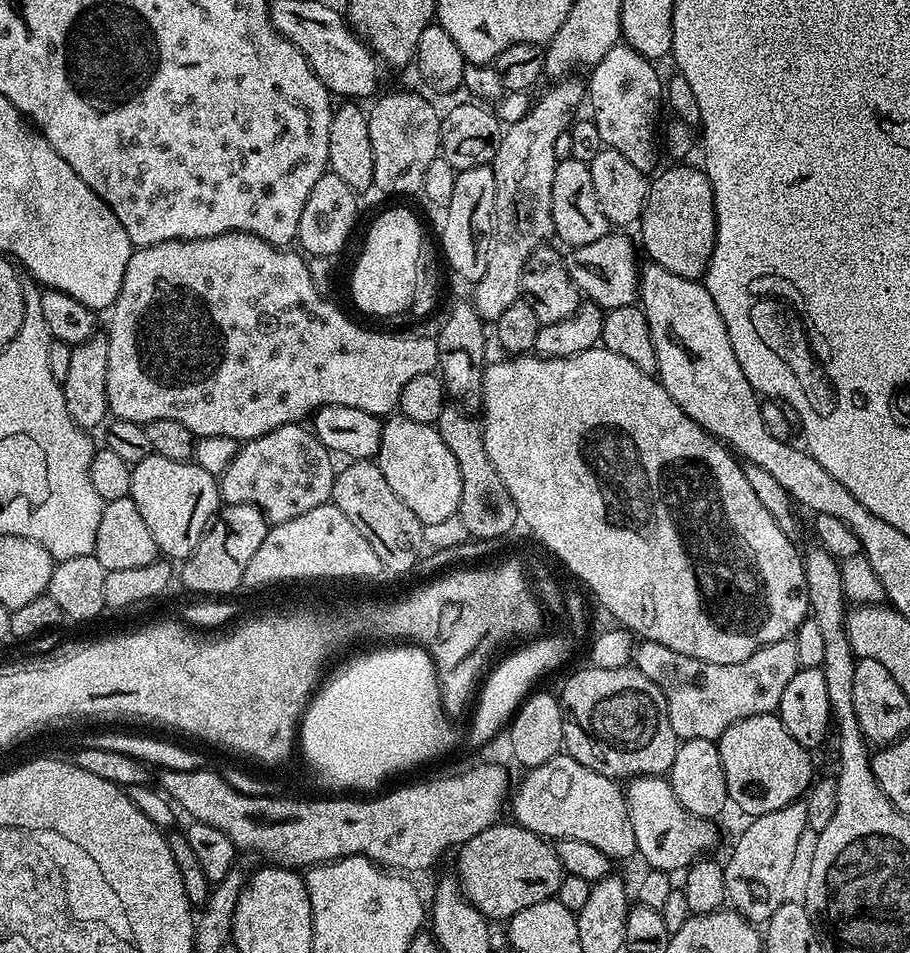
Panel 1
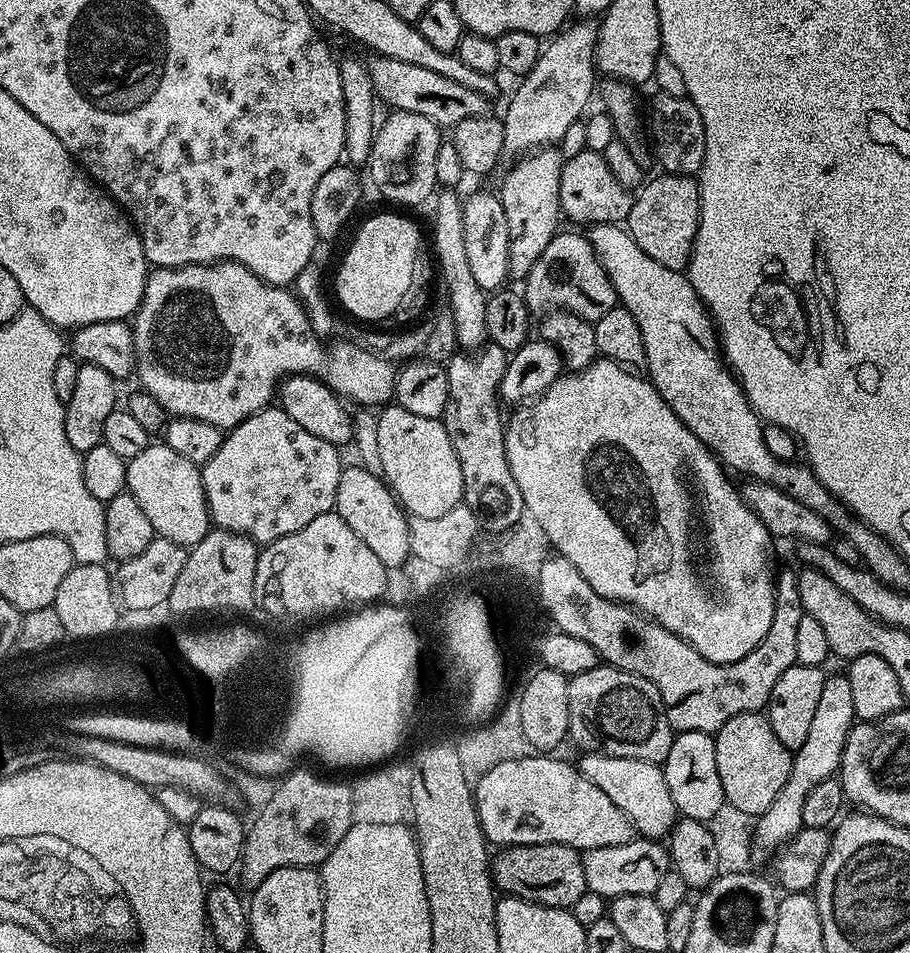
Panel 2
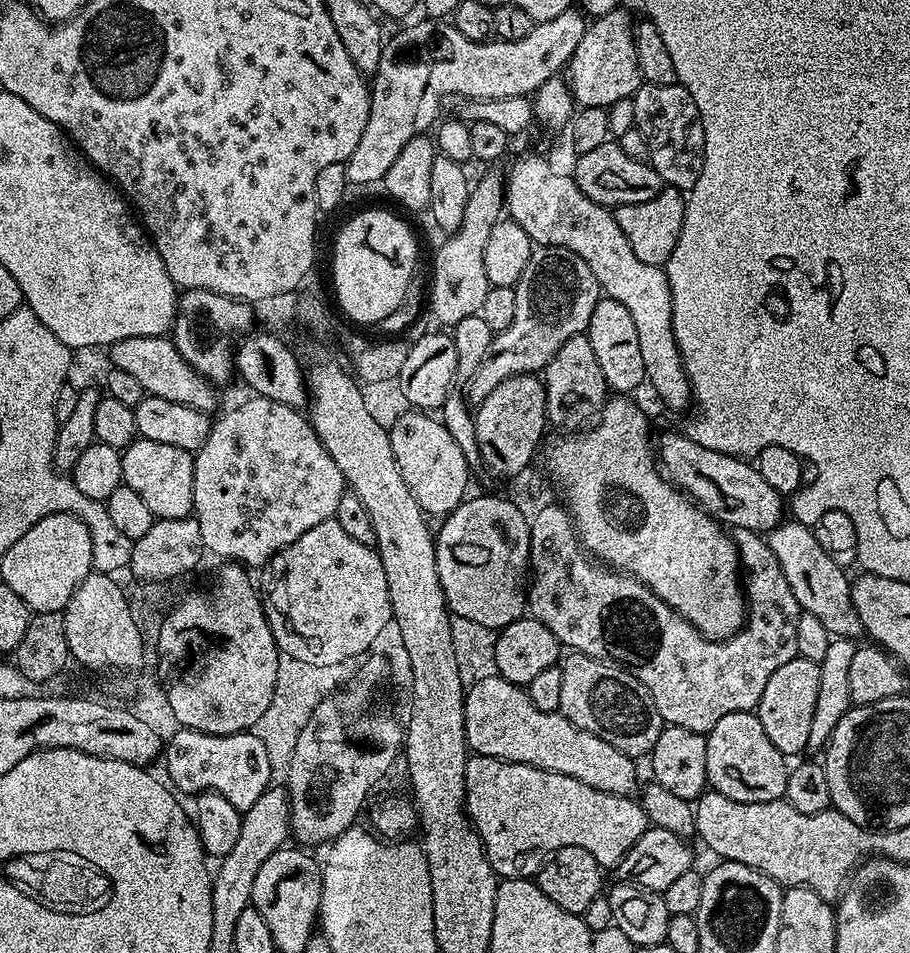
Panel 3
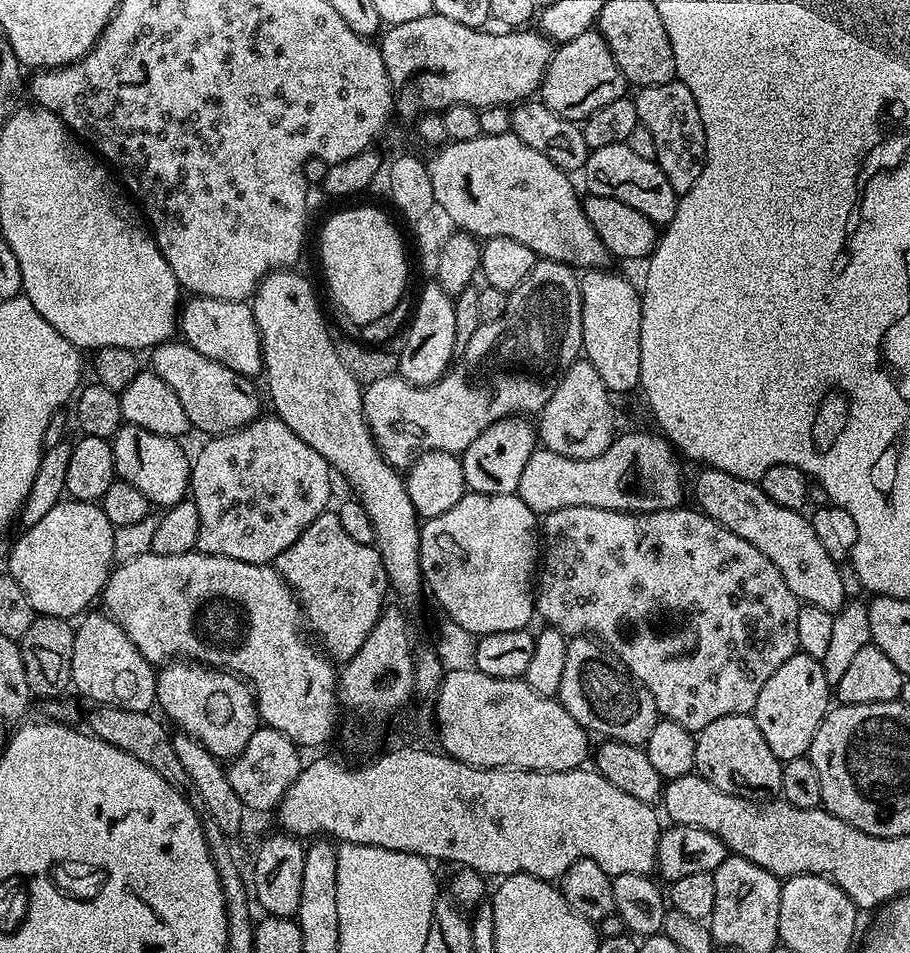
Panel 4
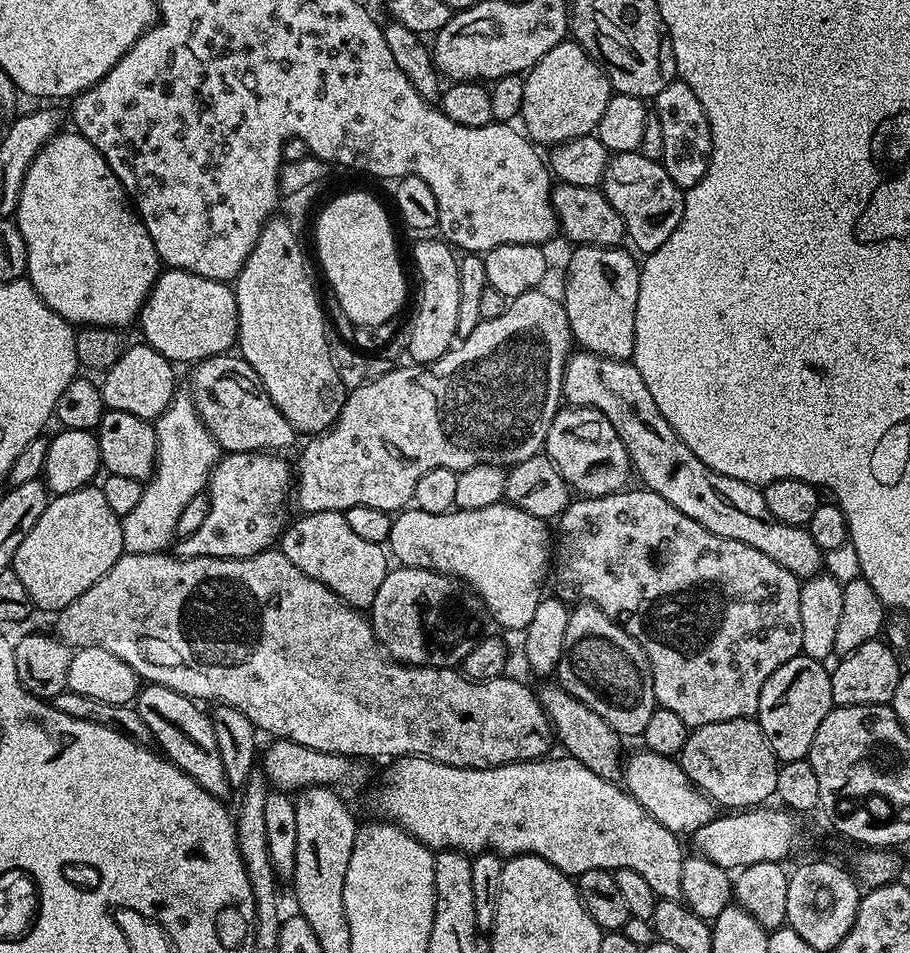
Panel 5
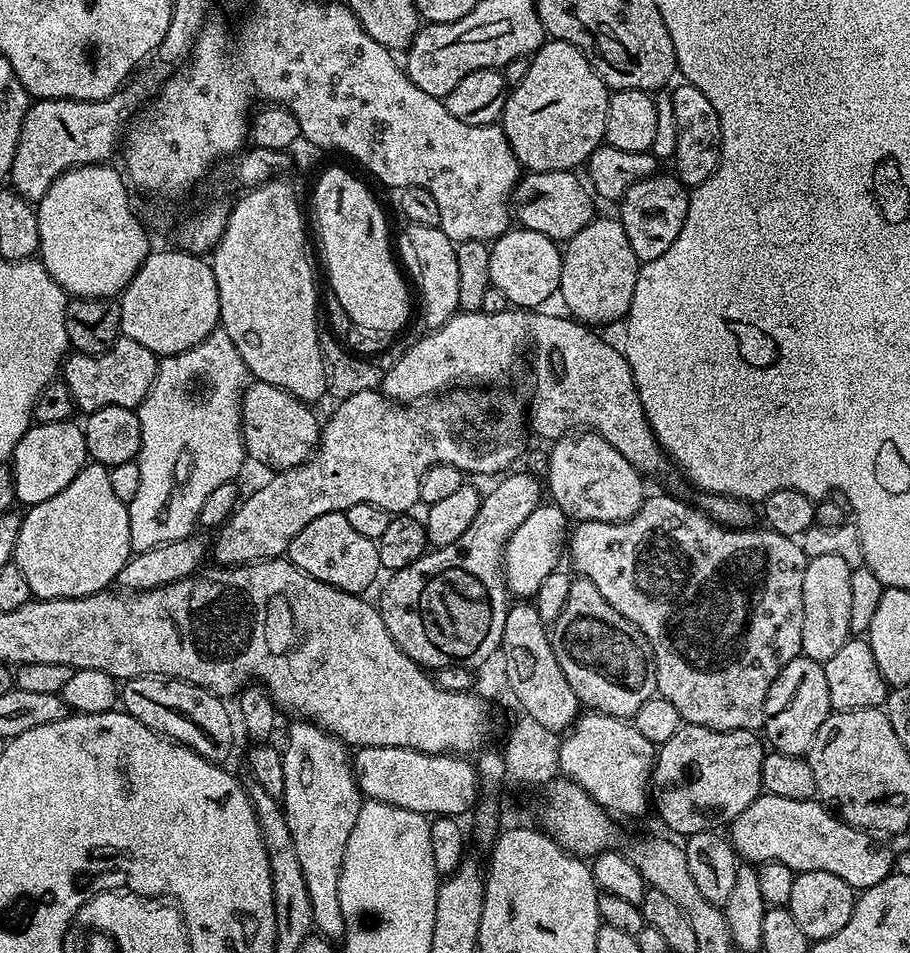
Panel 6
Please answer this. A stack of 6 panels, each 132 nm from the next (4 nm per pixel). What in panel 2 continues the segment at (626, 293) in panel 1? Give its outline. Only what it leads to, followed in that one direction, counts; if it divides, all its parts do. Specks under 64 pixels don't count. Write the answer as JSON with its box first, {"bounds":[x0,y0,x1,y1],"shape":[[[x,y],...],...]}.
{"bounds":[522,230,617,322],"shape":[[[580,230],[572,231],[576,232],[557,232],[550,246],[542,250],[538,262],[534,262],[523,281],[522,295],[528,303],[528,311],[533,314],[563,310],[594,322],[611,308],[617,307],[616,291],[598,254],[594,254],[594,246],[588,241],[587,235]]]}

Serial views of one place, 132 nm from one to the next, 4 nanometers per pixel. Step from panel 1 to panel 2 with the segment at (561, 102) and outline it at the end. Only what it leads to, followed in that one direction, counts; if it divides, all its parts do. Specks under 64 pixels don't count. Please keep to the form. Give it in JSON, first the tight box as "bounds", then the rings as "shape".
{"bounds":[498,147,562,282],"shape":[[[555,147],[539,149],[523,158],[504,176],[498,187],[502,210],[506,210],[508,223],[508,274],[517,282],[527,277],[528,271],[538,262],[542,250],[550,246],[557,232],[561,231],[560,166],[562,157]]]}

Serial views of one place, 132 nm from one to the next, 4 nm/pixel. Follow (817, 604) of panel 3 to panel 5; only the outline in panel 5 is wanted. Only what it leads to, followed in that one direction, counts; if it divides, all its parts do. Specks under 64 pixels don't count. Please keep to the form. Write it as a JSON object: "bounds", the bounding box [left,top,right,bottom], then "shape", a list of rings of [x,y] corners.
{"bounds":[562,351,822,578],"shape":[[[573,351],[564,367],[562,396],[569,405],[597,408],[606,414],[610,426],[618,430],[618,438],[622,438],[631,467],[644,483],[641,485],[666,498],[666,502],[682,510],[686,518],[694,518],[694,522],[706,526],[710,534],[762,550],[766,558],[774,558],[778,566],[786,566],[786,570],[795,576],[807,578],[821,571],[822,553],[818,542],[810,538],[807,527],[776,520],[757,485],[738,482],[738,478],[726,478],[726,474],[710,470],[706,462],[699,460],[694,450],[678,438],[670,422],[662,418],[662,410],[658,410],[650,390],[646,390],[646,382],[642,382],[642,374],[638,374],[635,364],[627,360],[611,360],[593,352]]]}

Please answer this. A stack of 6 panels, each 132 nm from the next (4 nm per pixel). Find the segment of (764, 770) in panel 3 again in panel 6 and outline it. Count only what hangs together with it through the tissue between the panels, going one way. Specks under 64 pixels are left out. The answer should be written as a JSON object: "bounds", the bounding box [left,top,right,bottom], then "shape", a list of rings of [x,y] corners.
{"bounds":[650,723,766,838],"shape":[[[681,723],[678,734],[670,742],[659,745],[656,764],[652,768],[650,796],[654,801],[654,812],[672,833],[687,838],[699,832],[719,829],[719,824],[731,825],[732,821],[754,802],[762,792],[762,762],[766,755],[766,744],[756,732],[730,730],[719,732],[706,726]]]}

